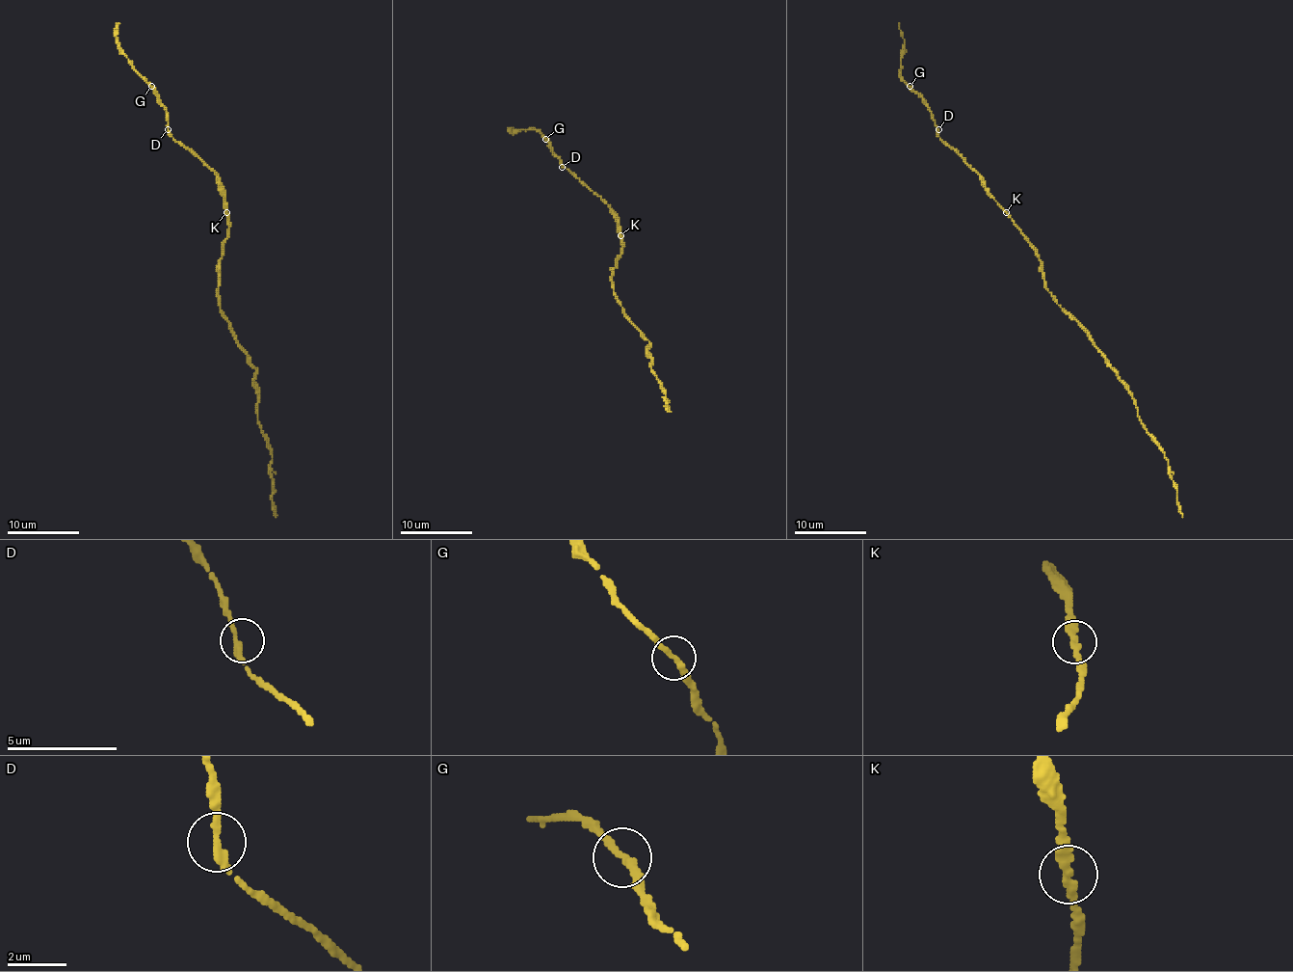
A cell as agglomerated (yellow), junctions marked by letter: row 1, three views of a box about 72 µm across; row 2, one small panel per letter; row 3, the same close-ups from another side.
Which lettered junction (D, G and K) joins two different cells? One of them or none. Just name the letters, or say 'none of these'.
none of these

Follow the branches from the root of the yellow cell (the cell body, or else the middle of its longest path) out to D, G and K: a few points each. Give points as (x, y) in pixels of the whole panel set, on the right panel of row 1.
D: (1039, 256), (1037, 250), (989, 192), (985, 181), (938, 136), (938, 129)
G: (1039, 256), (1037, 250), (989, 192), (985, 181), (938, 136), (928, 104), (910, 86)
K: (1039, 256), (1037, 250), (1007, 211)

